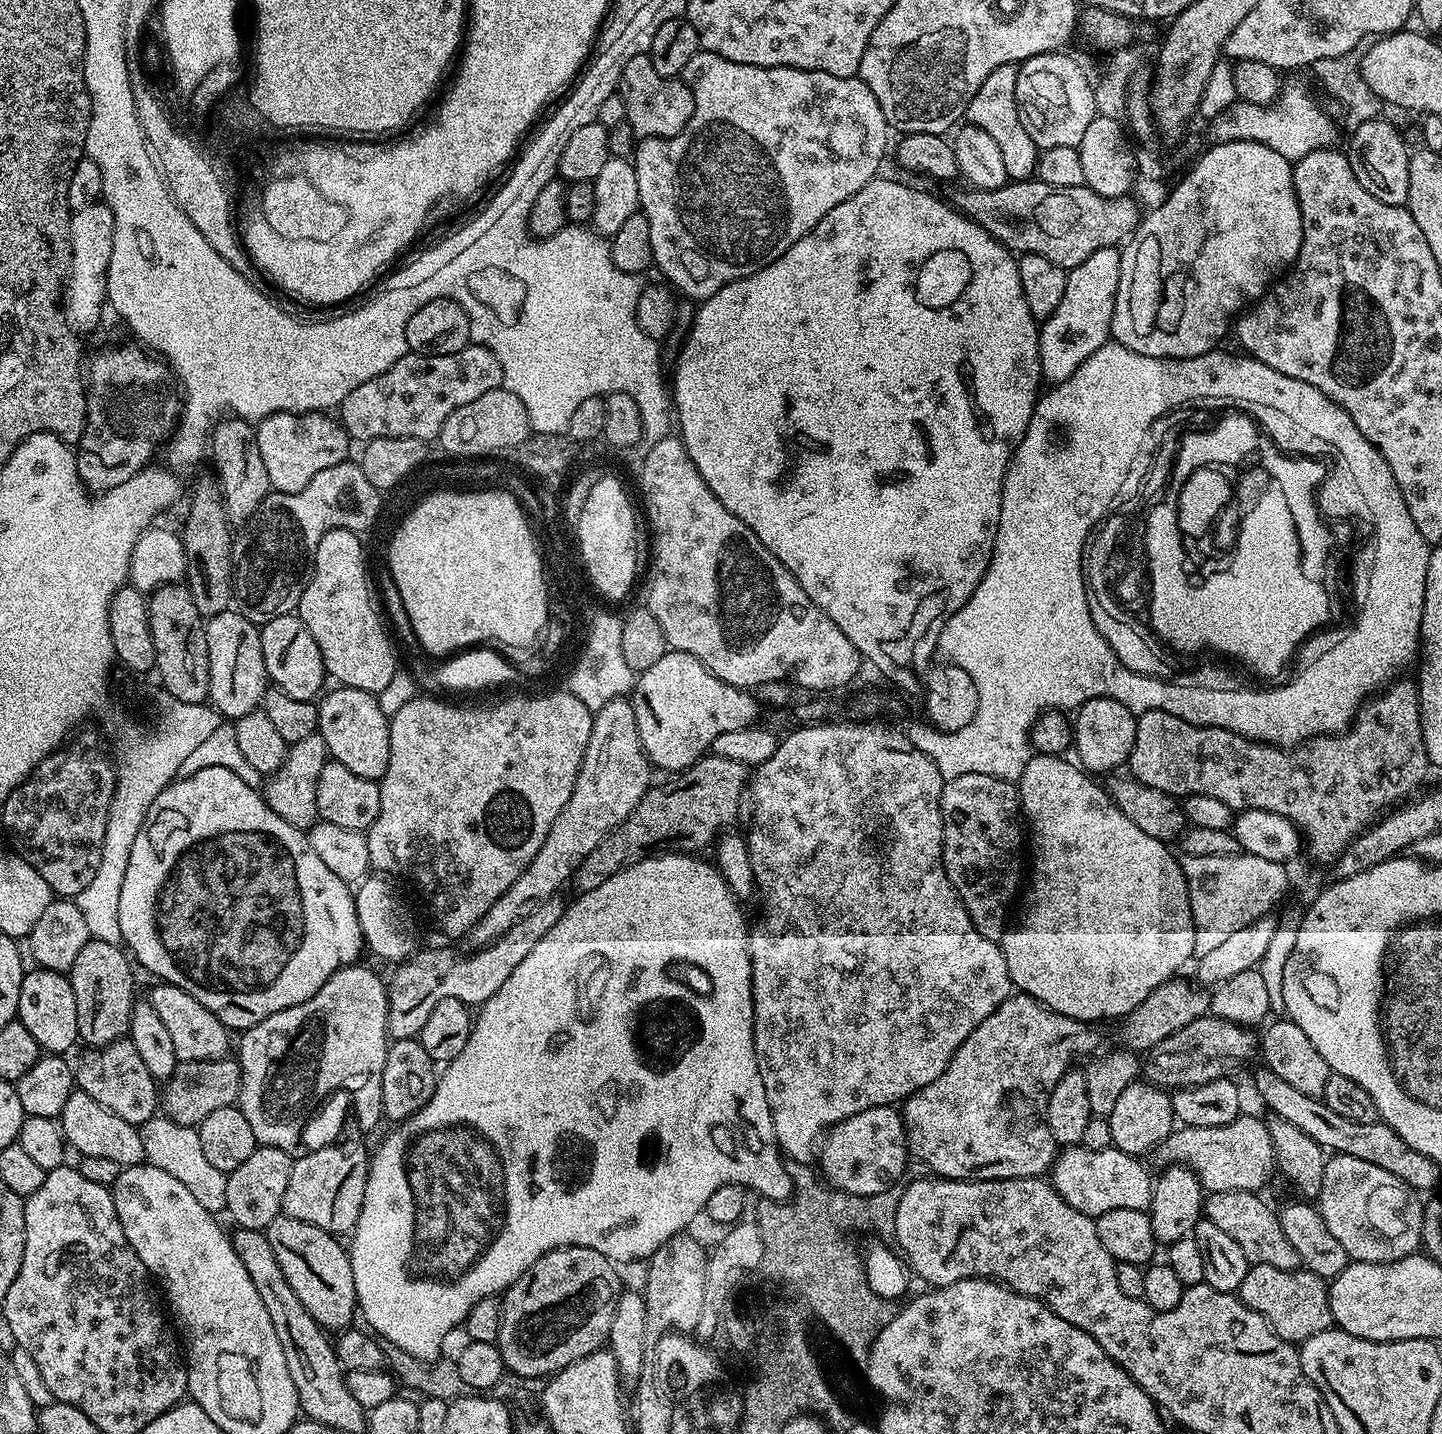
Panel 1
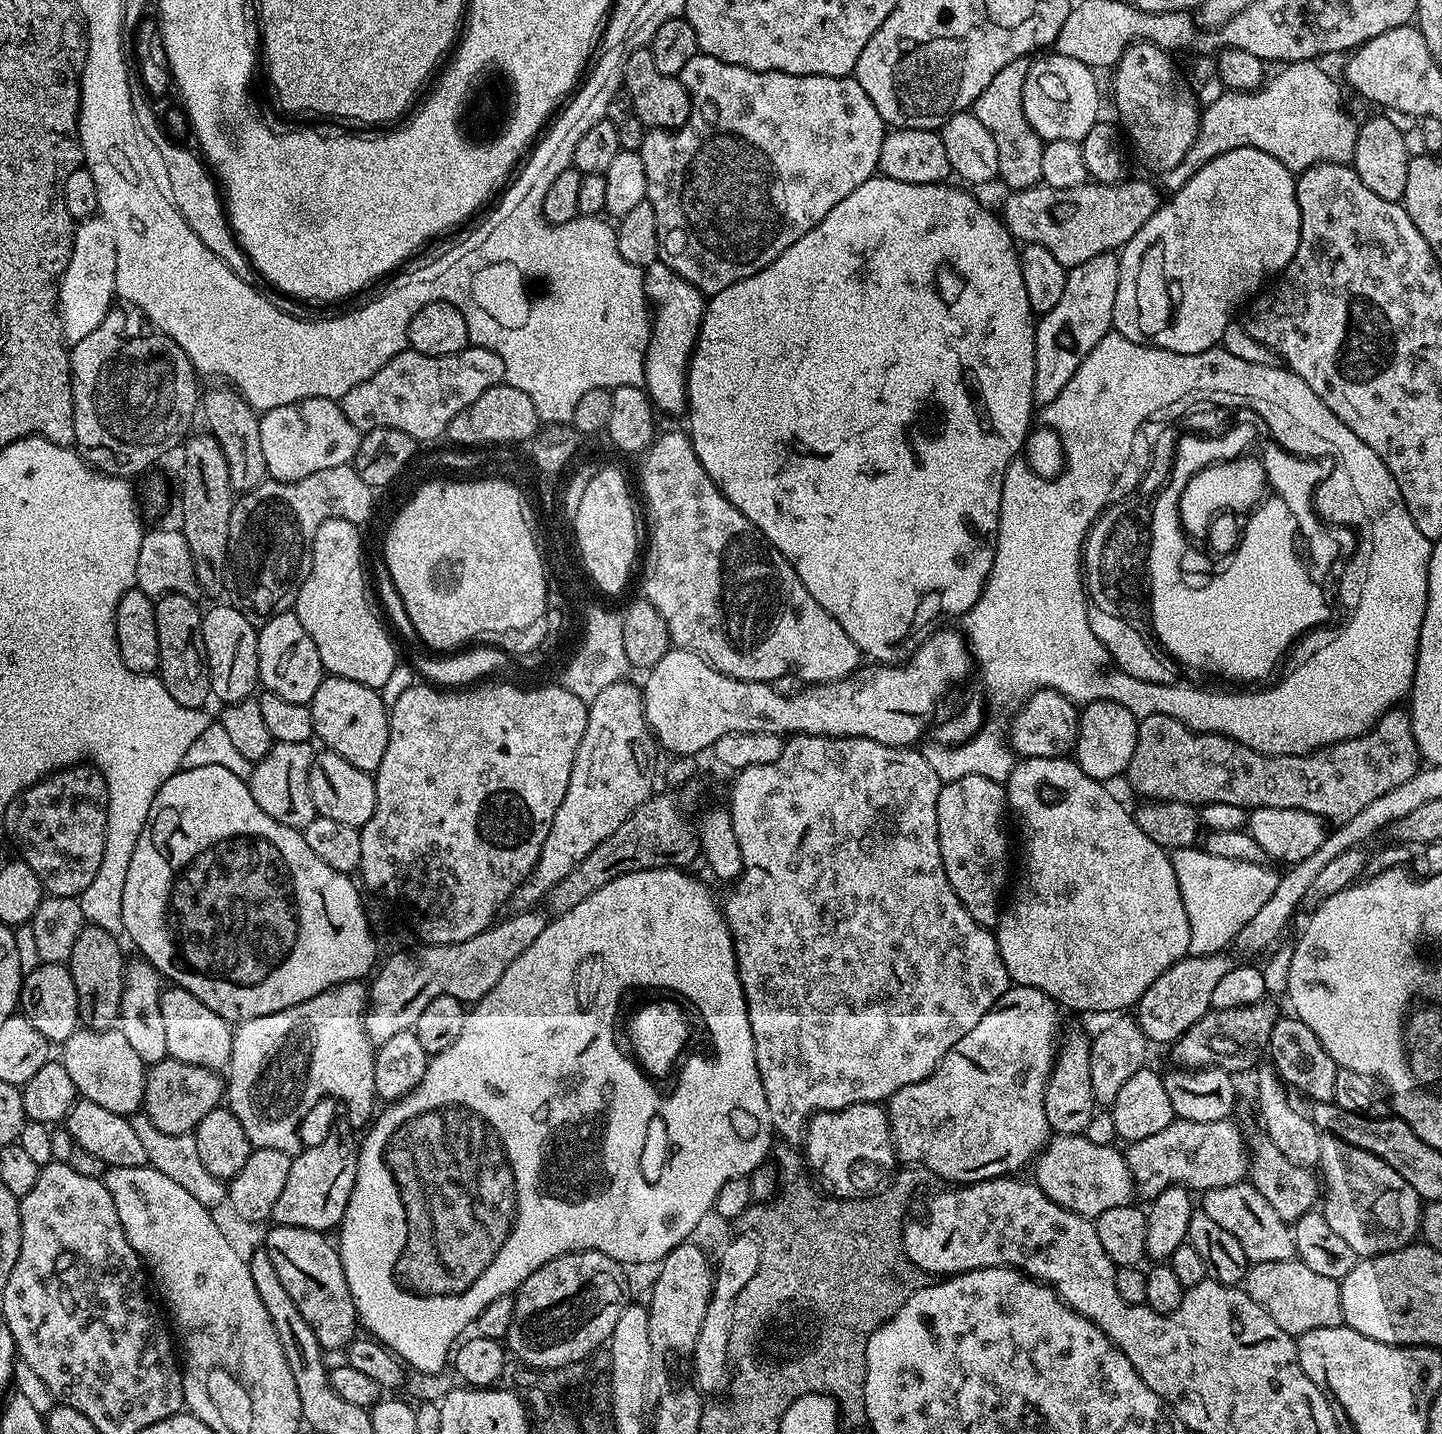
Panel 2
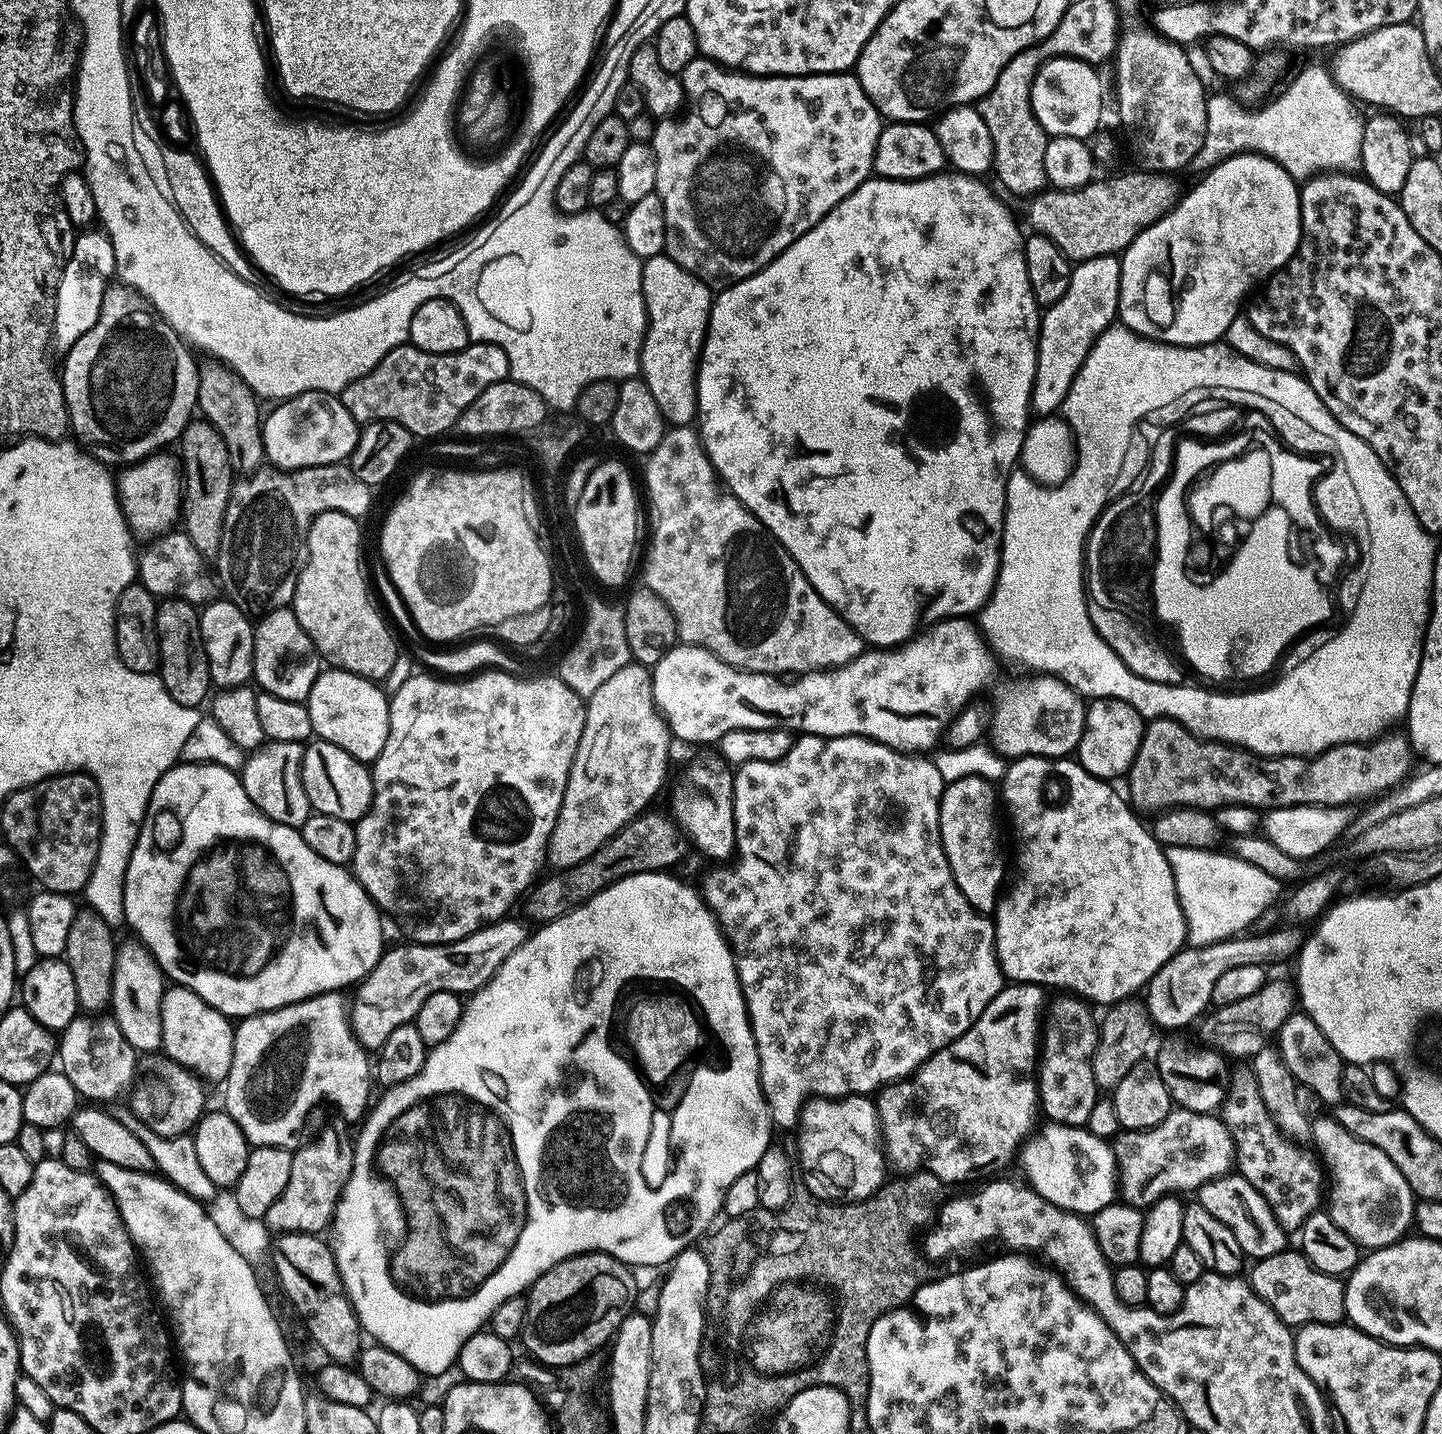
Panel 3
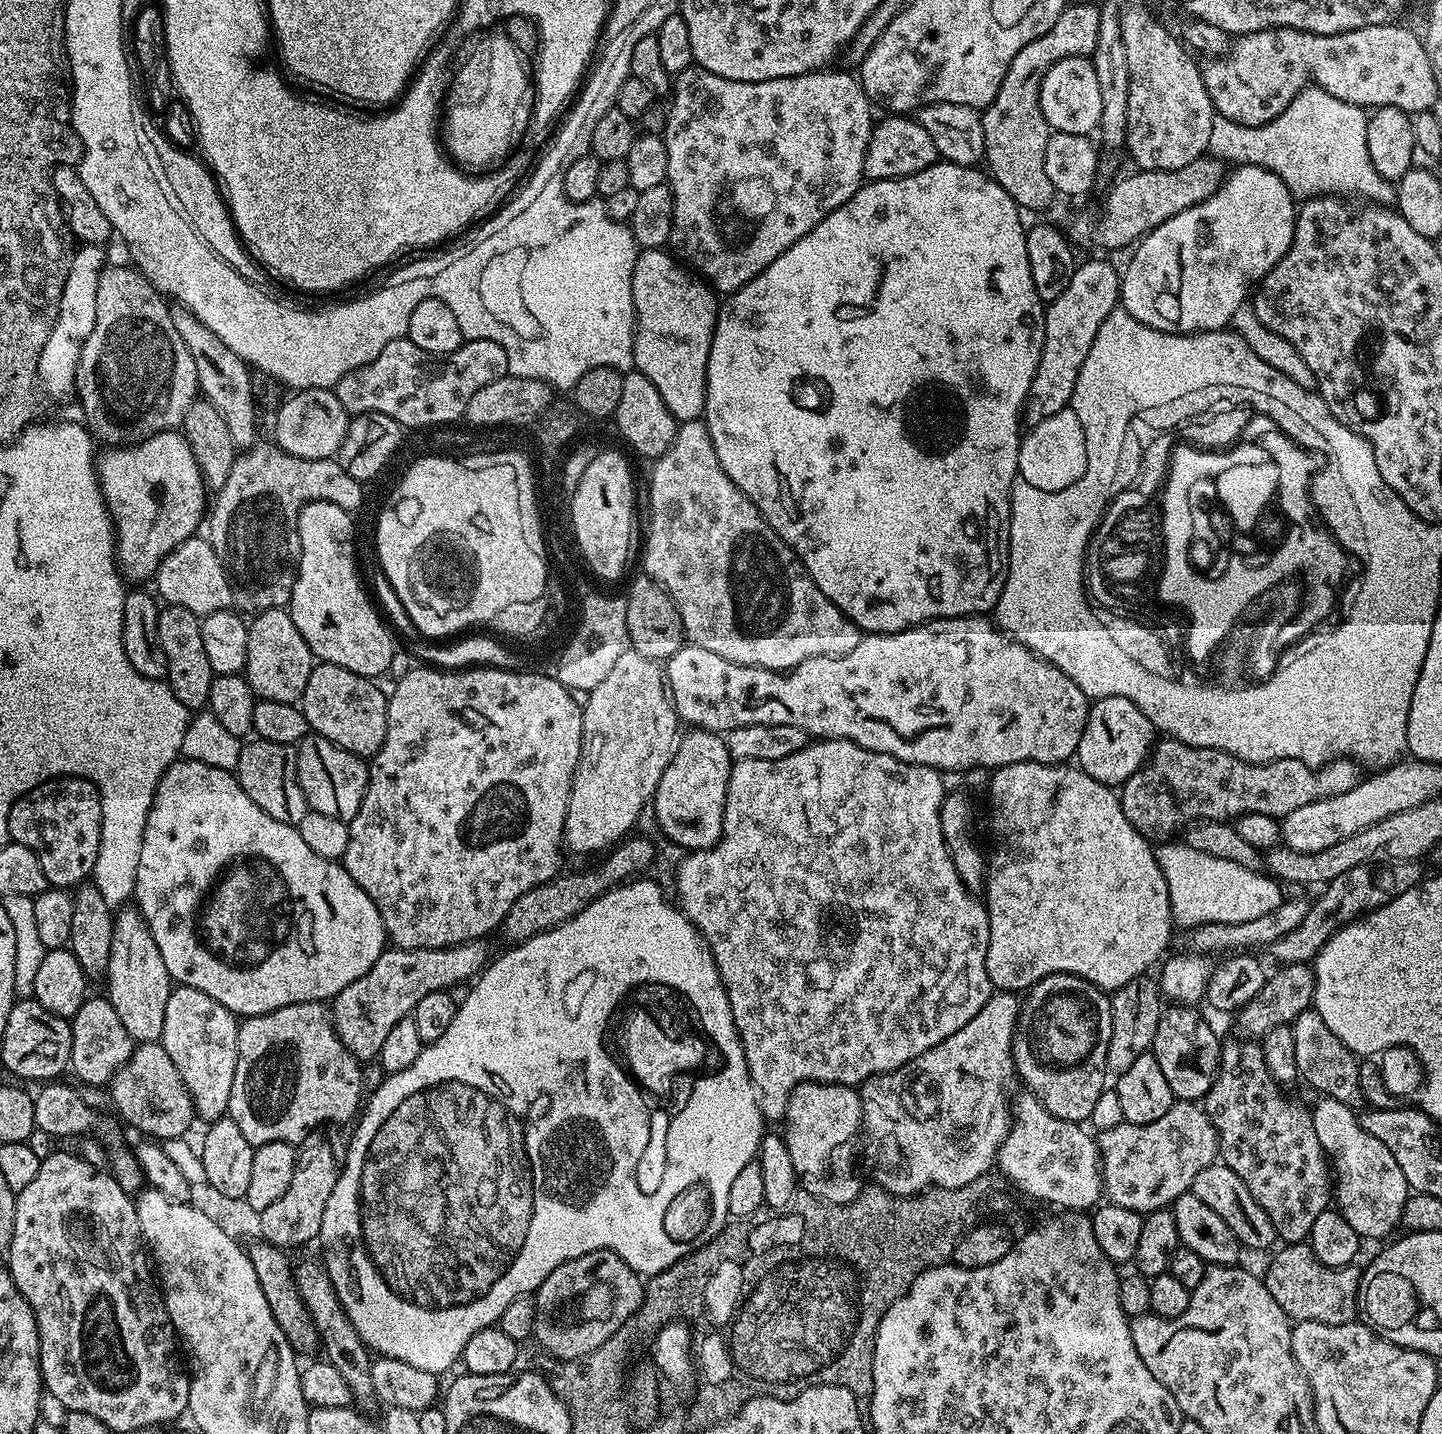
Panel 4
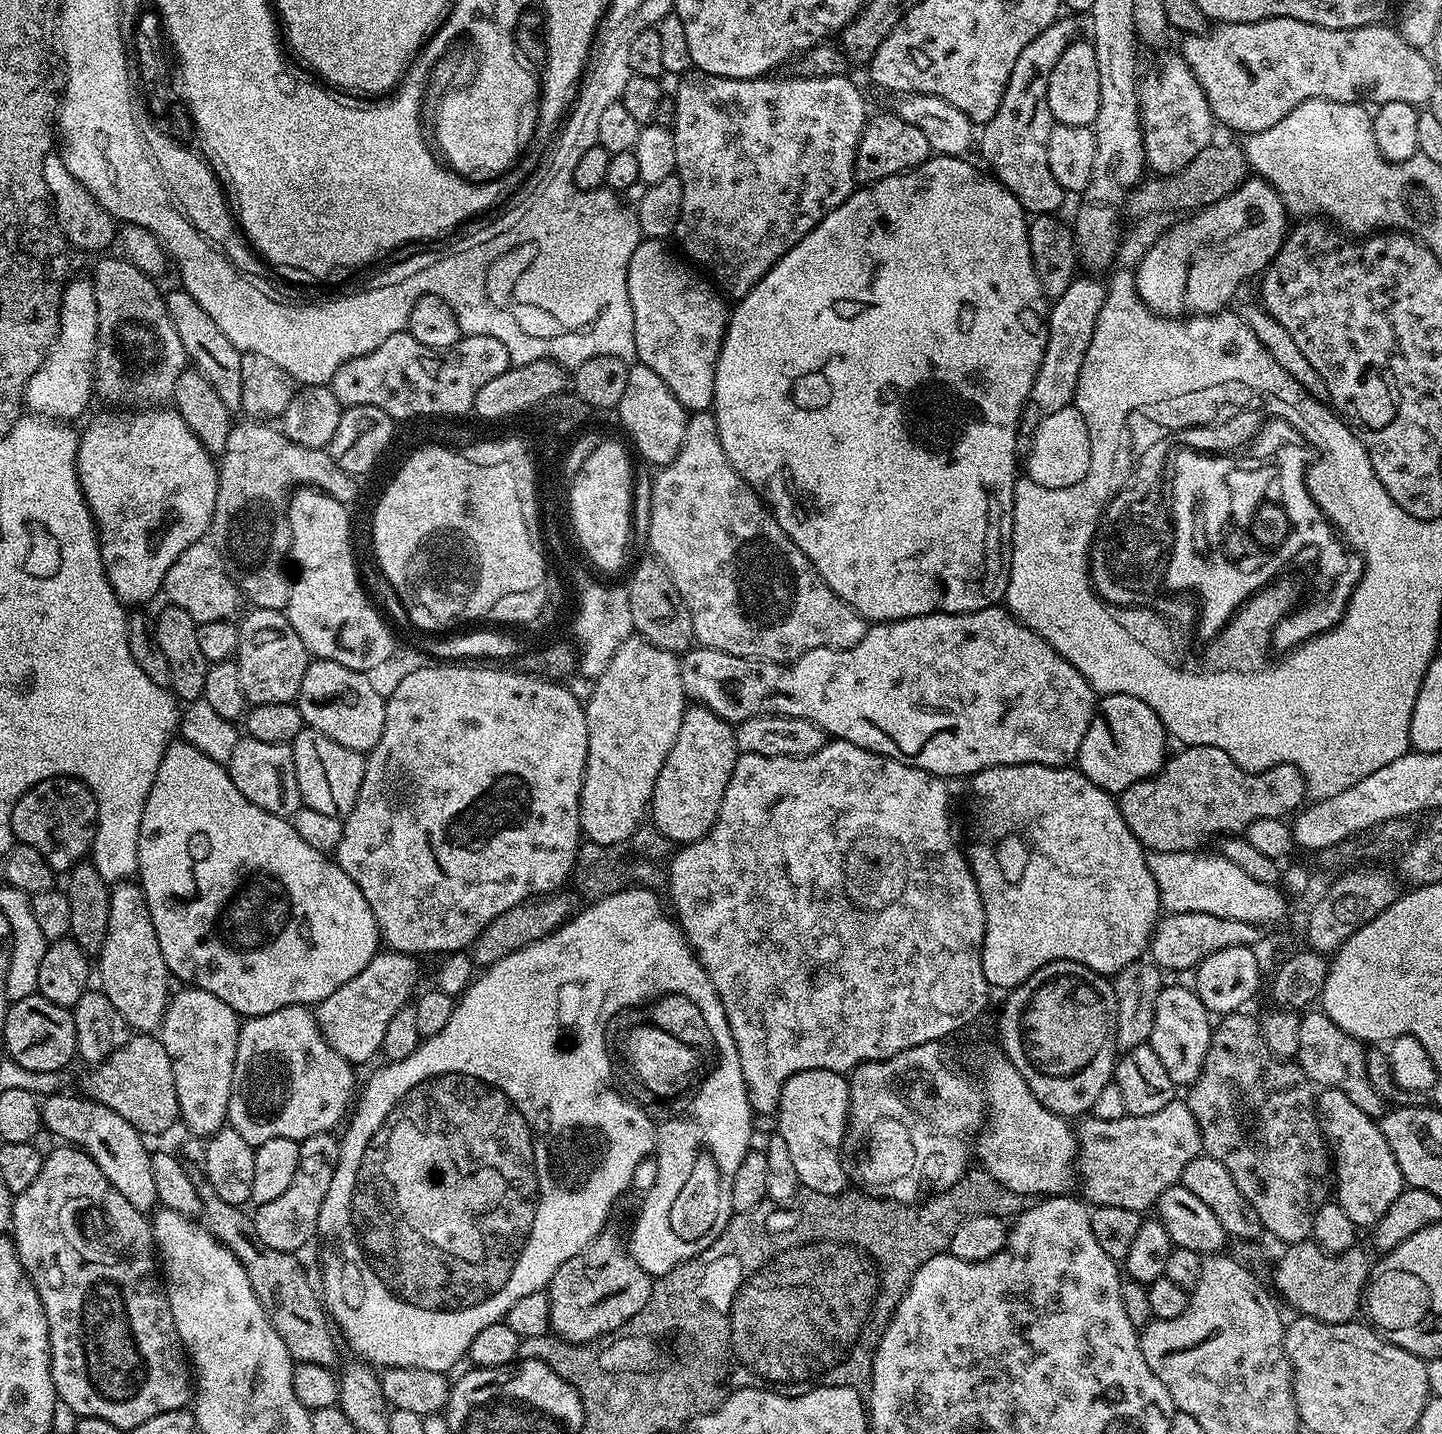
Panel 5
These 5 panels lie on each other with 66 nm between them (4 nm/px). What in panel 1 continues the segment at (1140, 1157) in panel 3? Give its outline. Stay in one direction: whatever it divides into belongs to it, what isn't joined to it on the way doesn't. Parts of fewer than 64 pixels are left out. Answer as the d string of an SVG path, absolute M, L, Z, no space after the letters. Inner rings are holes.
M1247 1114L1237 1116L1234 1123L1226 1126L1177 1127L1160 1143L1160 1147L1156 1149L1154 1156L1155 1159L1161 1160L1161 1165L1182 1164L1189 1168L1200 1180L1205 1193L1208 1194L1214 1192L1259 1193L1260 1187L1271 1178L1272 1172L1274 1174L1276 1168L1276 1151L1268 1133L1267 1123L1263 1119L1260 1121L1258 1117L1247 1116Z

